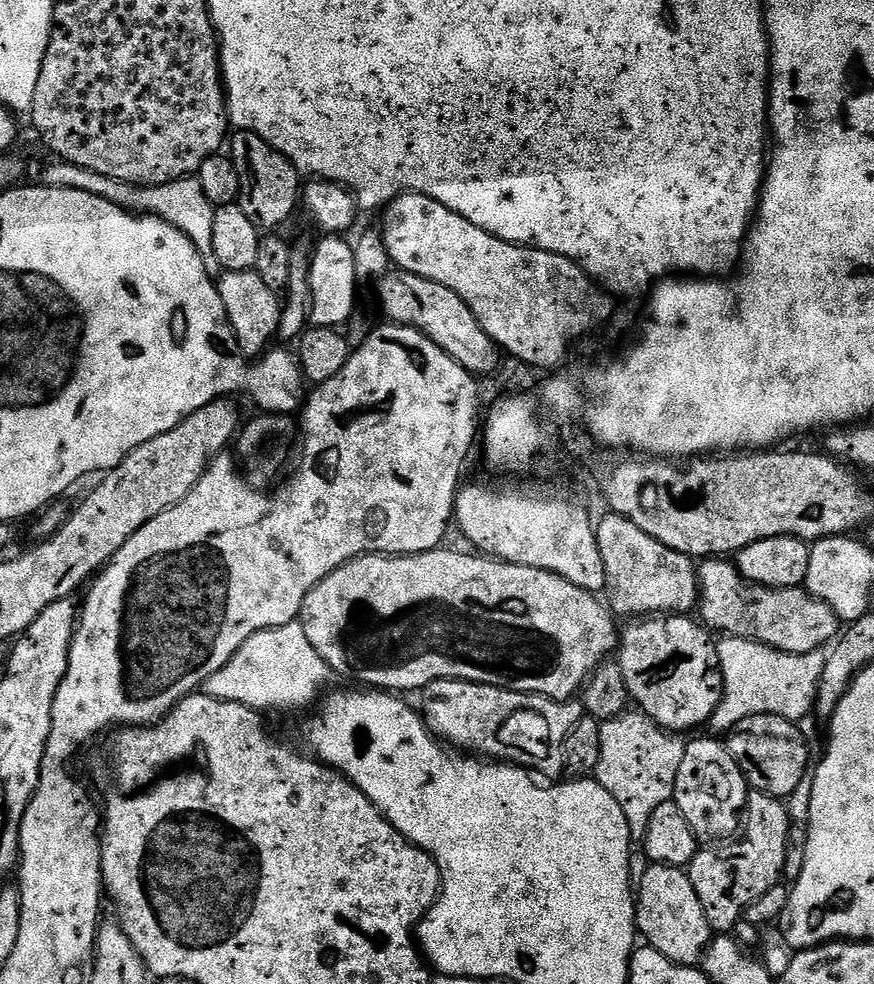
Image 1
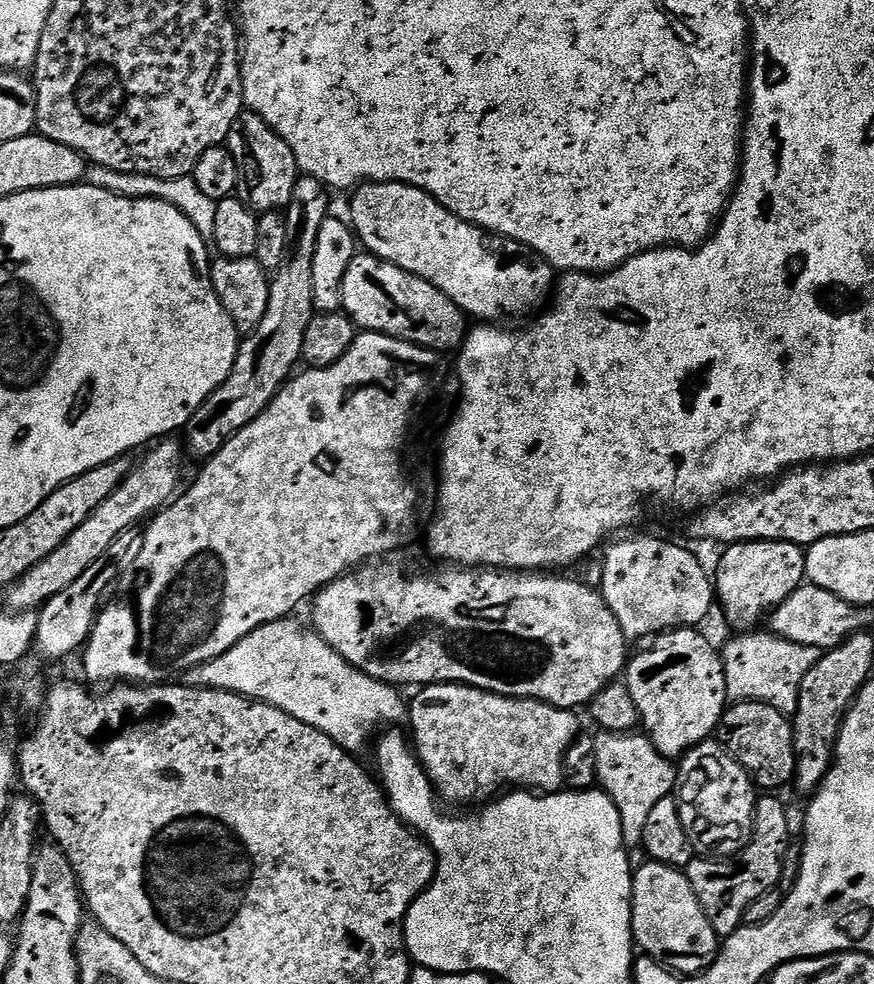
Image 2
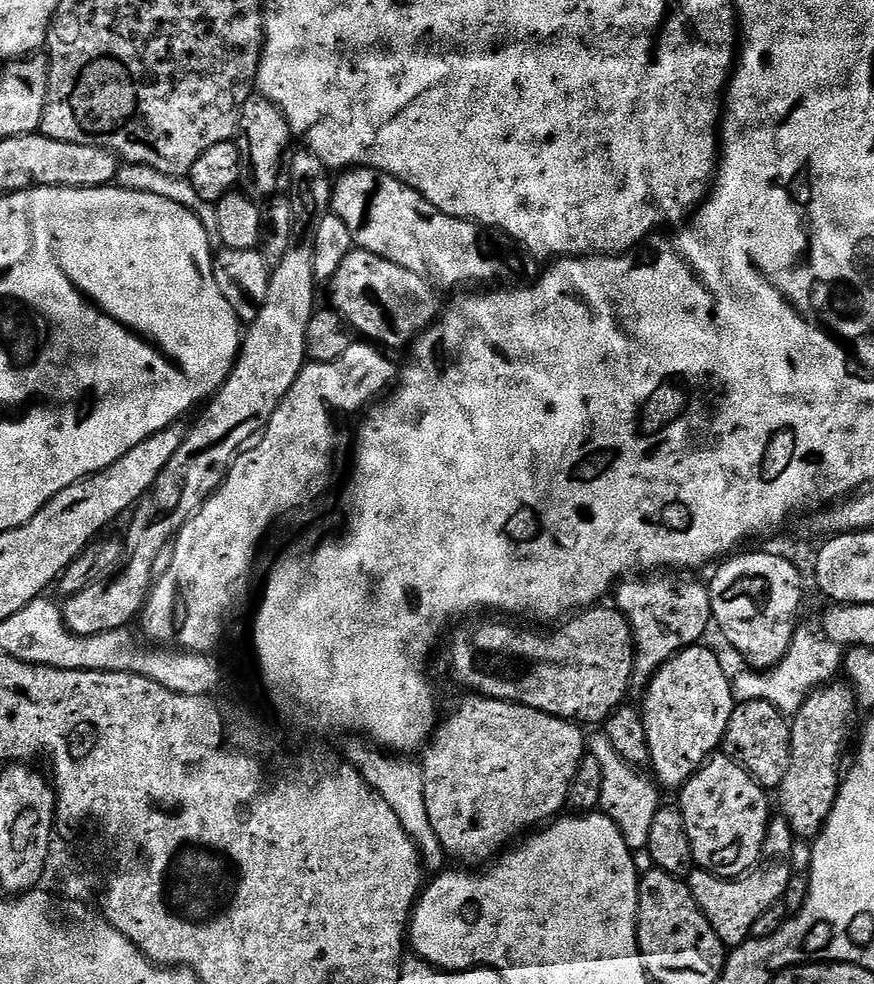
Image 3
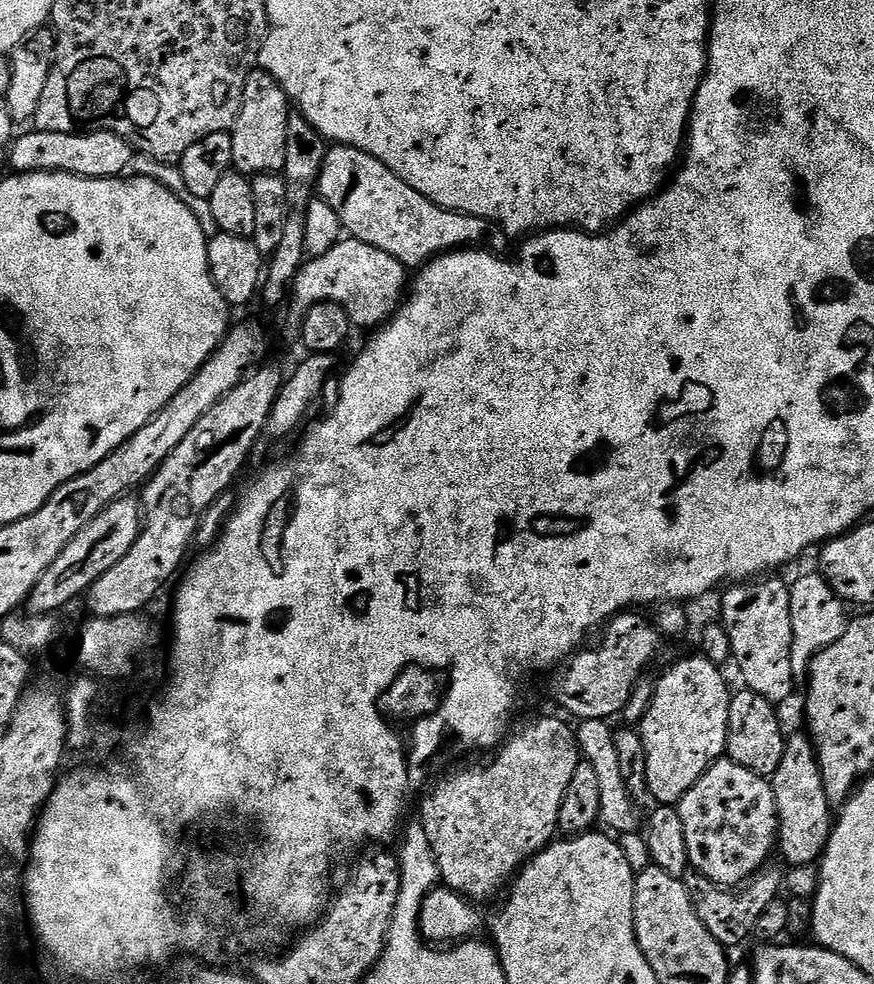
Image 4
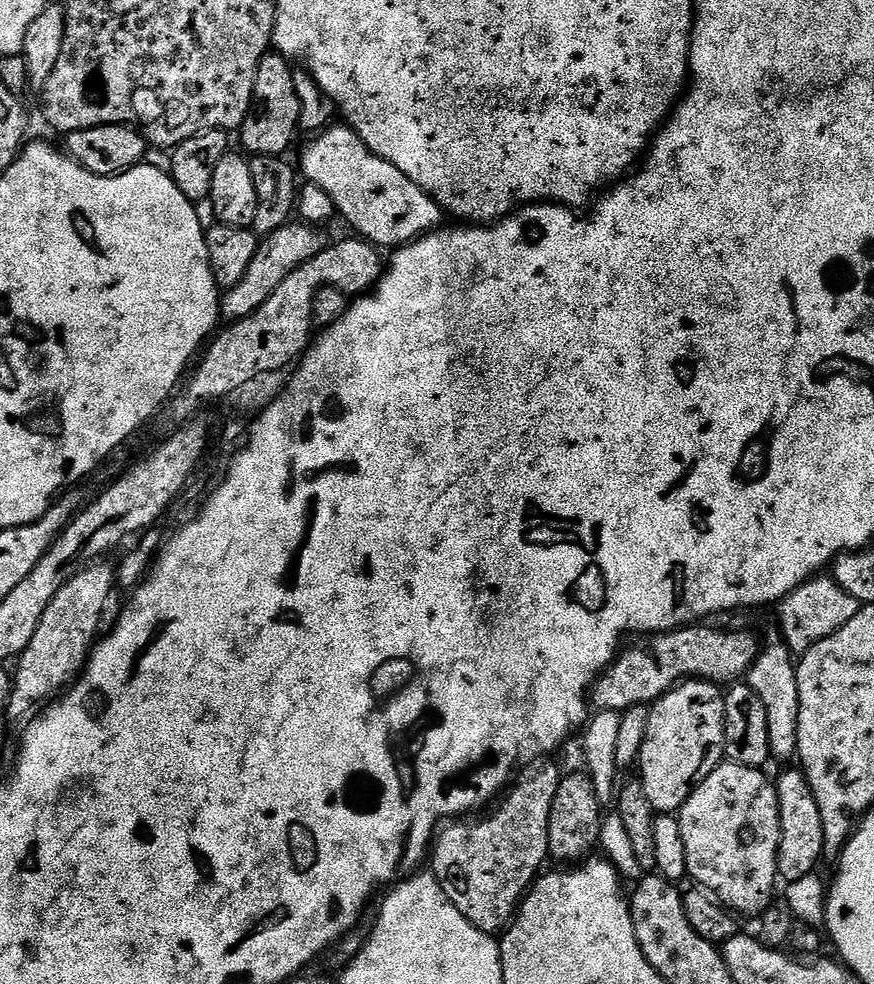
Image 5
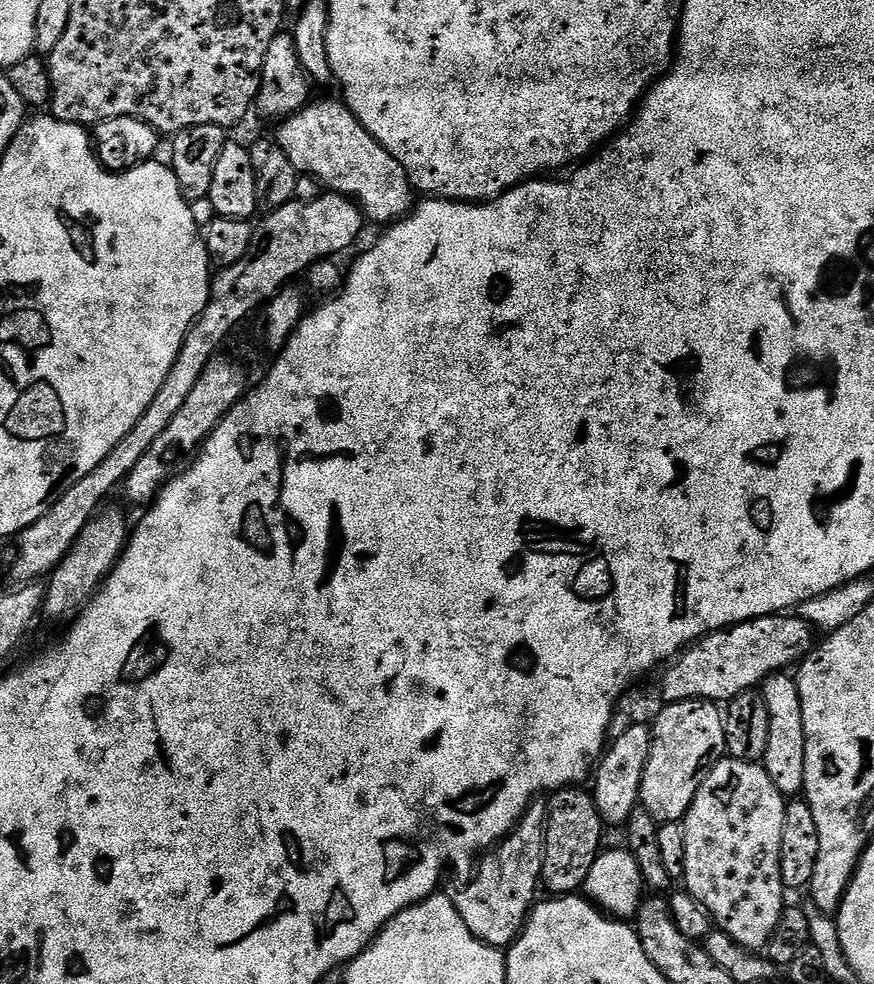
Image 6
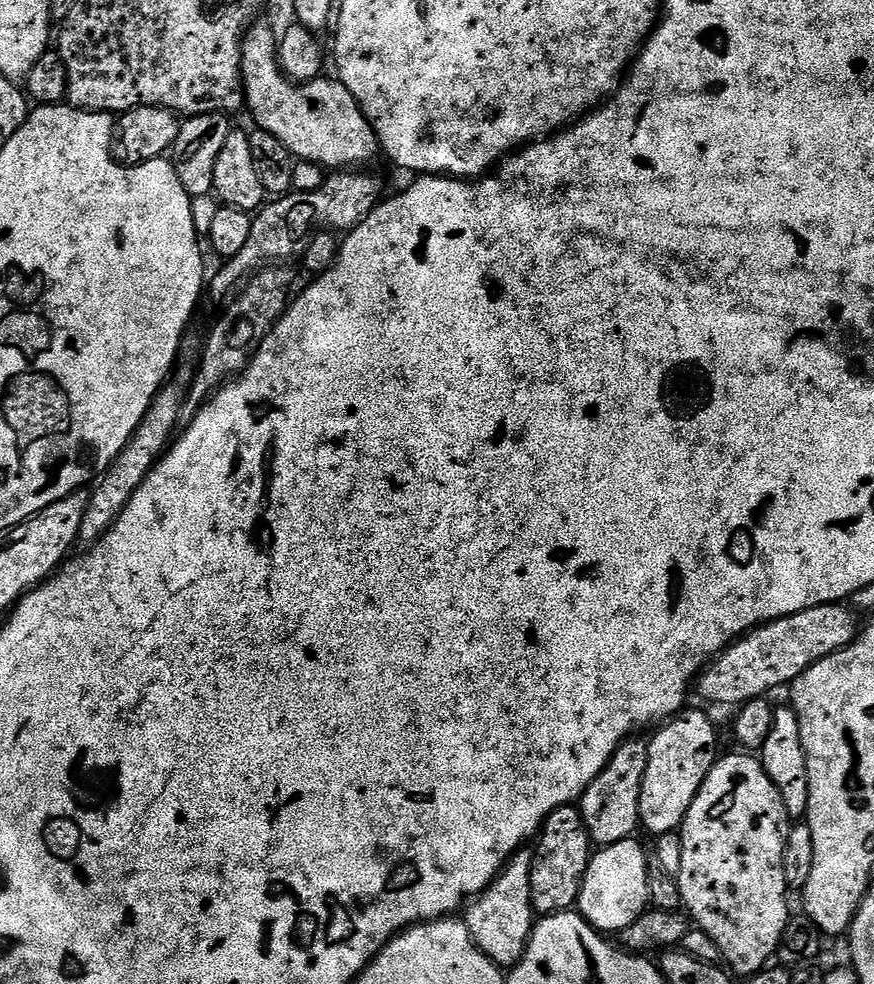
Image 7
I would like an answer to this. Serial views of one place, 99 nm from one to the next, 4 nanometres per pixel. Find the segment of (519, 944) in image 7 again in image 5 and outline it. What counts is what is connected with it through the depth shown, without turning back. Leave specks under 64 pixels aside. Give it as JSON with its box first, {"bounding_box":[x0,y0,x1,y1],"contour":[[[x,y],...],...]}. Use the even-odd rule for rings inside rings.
{"bounding_box":[430,764,562,934],"contour":[[[547,764],[540,766],[545,766],[545,768],[537,767],[535,770],[529,771],[525,775],[529,775],[525,780],[523,778],[517,779],[503,793],[499,803],[487,814],[484,814],[489,814],[489,816],[481,815],[479,818],[457,819],[447,825],[447,827],[449,826],[448,829],[445,827],[435,837],[434,851],[430,856],[432,875],[438,878],[448,903],[453,904],[458,910],[462,910],[462,918],[466,918],[471,924],[478,926],[478,930],[483,932],[496,934],[511,925],[516,918],[516,913],[520,910],[524,897],[528,895],[532,885],[536,883],[541,875],[542,869],[540,867],[546,862],[549,863],[548,831],[550,830],[550,814],[554,806],[554,798],[558,794],[562,771],[560,772],[560,768],[556,764]]]}

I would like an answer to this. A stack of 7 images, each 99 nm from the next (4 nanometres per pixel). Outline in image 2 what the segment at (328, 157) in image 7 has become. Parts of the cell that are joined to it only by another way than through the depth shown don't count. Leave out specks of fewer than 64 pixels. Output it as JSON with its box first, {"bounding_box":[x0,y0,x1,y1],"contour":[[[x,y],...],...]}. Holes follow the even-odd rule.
{"bounding_box":[350,182,558,322],"contour":[[[365,182],[351,196],[350,224],[359,243],[363,247],[365,244],[365,249],[378,259],[388,260],[438,286],[446,298],[463,310],[465,317],[477,316],[480,322],[504,322],[507,316],[524,316],[543,309],[553,295],[558,272],[546,257],[517,240],[497,238],[458,218],[420,188]]]}

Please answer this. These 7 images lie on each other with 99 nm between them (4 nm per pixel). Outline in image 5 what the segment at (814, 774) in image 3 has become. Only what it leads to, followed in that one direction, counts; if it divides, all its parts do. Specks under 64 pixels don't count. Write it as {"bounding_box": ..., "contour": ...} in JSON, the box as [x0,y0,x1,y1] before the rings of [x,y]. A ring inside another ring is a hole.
{"bounding_box":[774,766,825,885],"contour":[[[796,766],[785,768],[788,769],[774,780],[780,815],[780,845],[776,870],[779,879],[788,885],[815,873],[825,855],[822,813],[818,810],[818,798],[814,798],[814,790],[803,770]]]}

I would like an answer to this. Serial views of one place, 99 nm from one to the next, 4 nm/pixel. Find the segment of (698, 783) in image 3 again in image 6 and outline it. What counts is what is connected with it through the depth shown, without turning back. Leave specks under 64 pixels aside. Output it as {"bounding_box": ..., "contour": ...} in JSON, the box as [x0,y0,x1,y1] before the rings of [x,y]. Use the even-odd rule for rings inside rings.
{"bounding_box":[682,758,786,950],"contour":[[[731,758],[718,761],[710,769],[708,776],[702,782],[702,786],[694,798],[694,802],[690,806],[688,815],[682,821],[684,833],[686,834],[686,866],[684,867],[682,877],[683,887],[711,914],[713,925],[719,931],[730,934],[730,938],[734,938],[744,948],[751,948],[753,950],[767,949],[768,943],[772,941],[772,935],[776,932],[777,926],[780,925],[780,919],[786,907],[786,901],[784,901],[786,889],[782,882],[782,866],[780,865],[780,855],[782,854],[782,826],[785,822],[786,798],[780,793],[778,786],[774,786],[774,782],[770,782],[770,774],[766,774],[763,763],[757,762],[751,764],[745,760],[733,760]]]}

